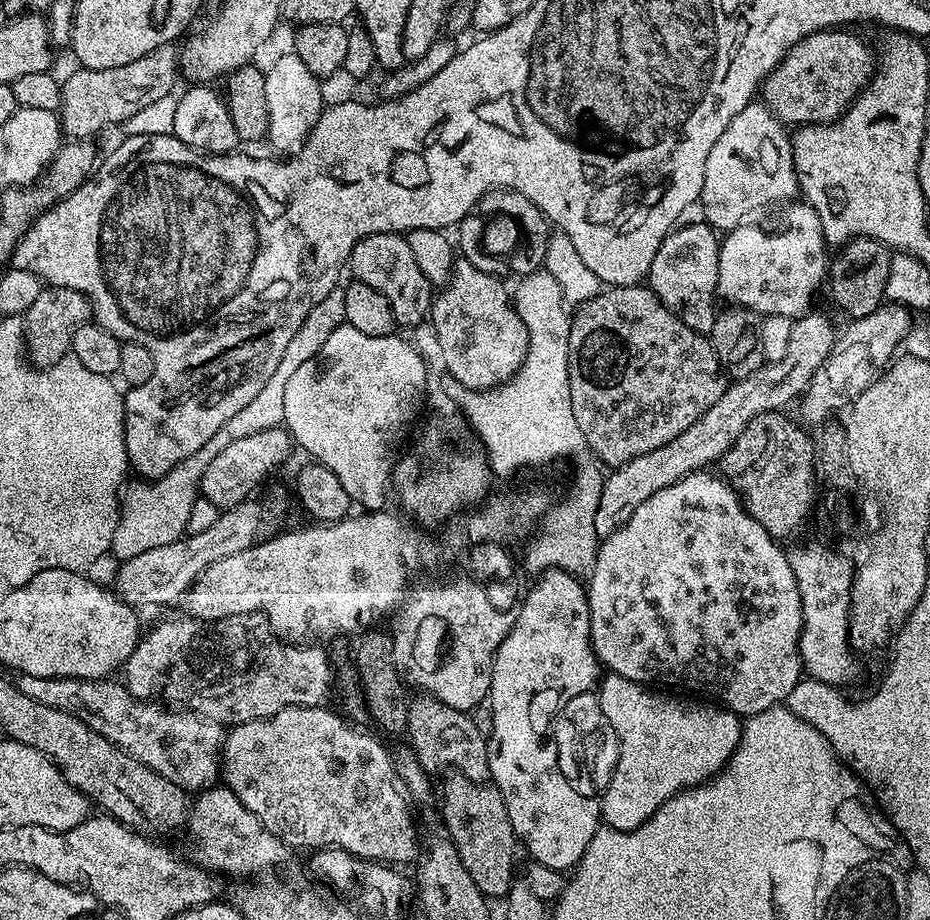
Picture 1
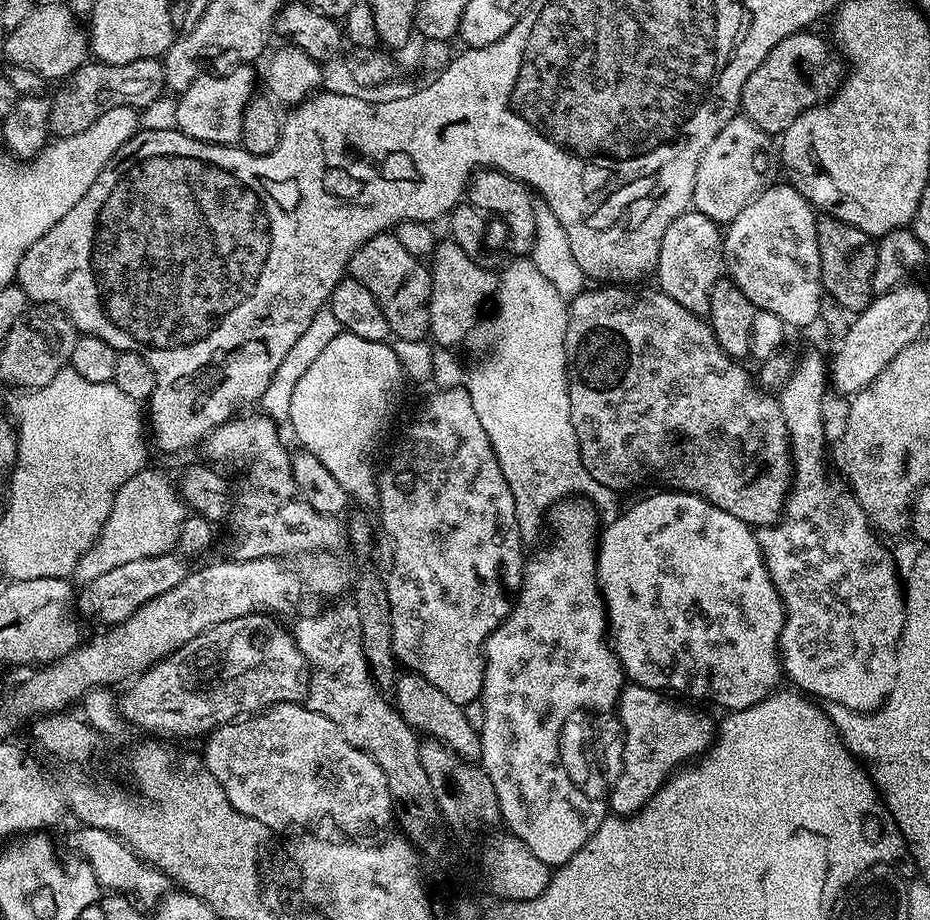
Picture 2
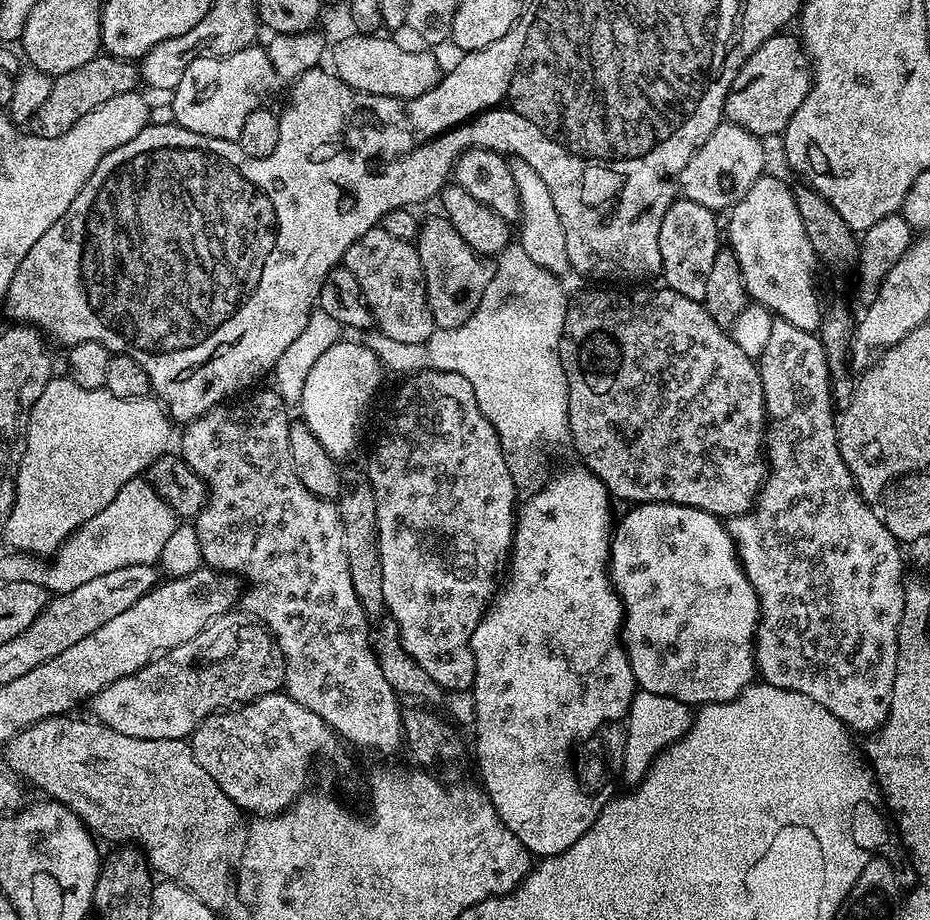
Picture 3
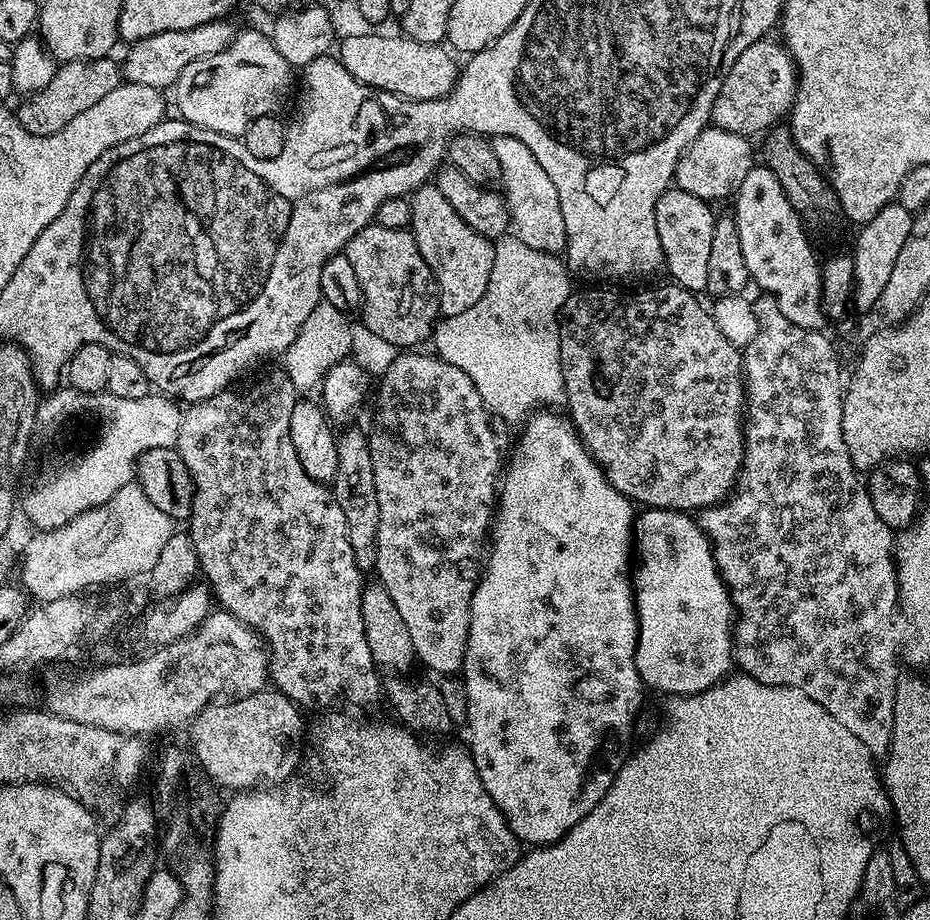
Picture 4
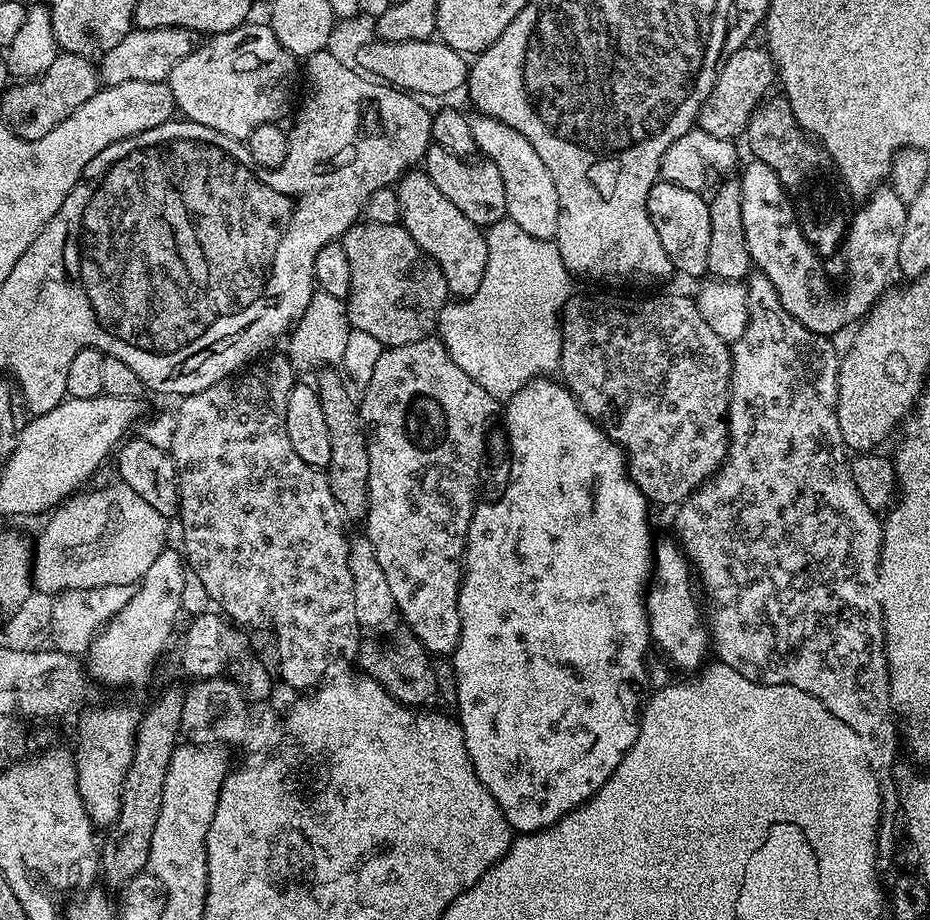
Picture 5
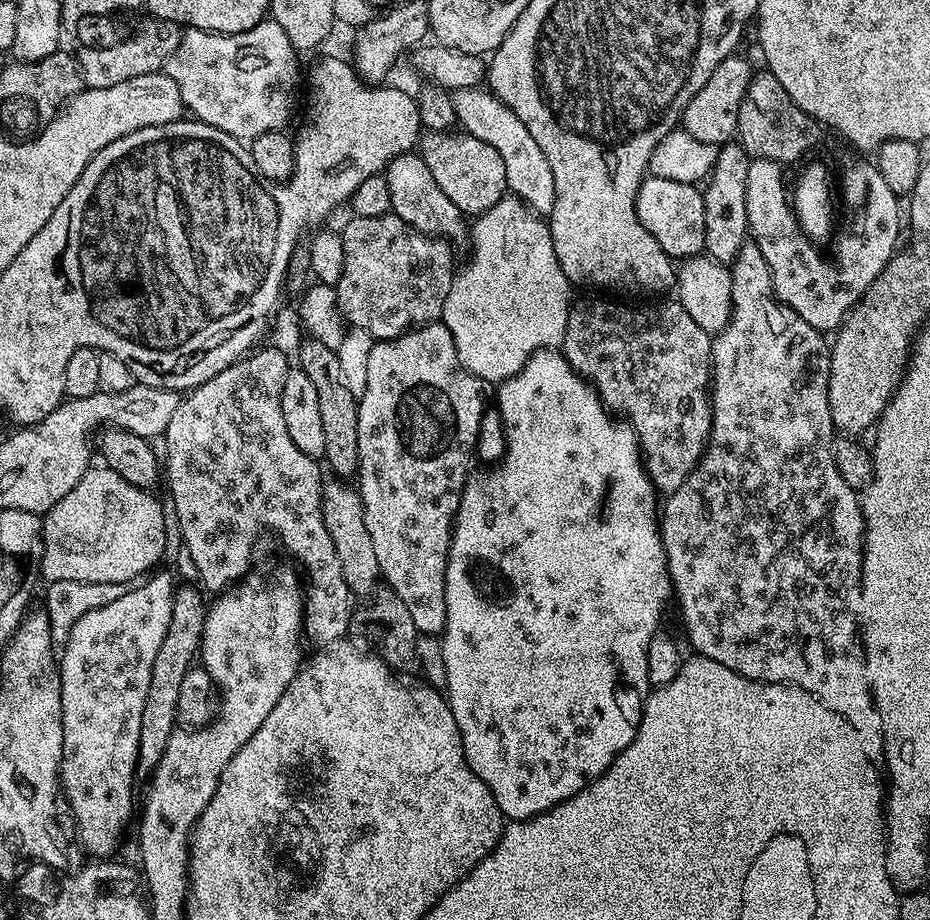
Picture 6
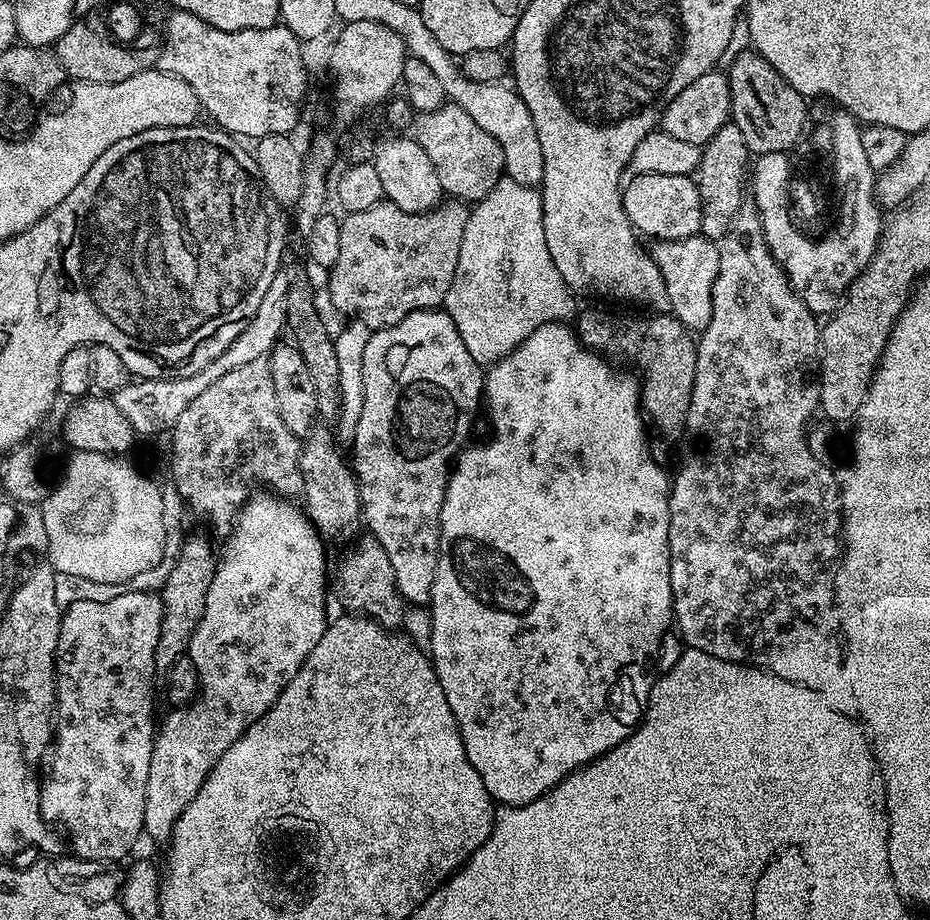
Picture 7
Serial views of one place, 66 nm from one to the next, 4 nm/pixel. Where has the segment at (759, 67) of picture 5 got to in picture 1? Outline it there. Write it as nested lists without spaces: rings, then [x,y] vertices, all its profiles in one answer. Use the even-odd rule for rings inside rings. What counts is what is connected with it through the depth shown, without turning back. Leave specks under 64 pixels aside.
[[[825,30],[802,38],[802,42],[794,45],[782,58],[780,65],[764,79],[762,103],[779,118],[781,124],[785,126],[832,124],[851,108],[857,96],[868,87],[877,71],[878,60],[874,52],[871,52],[852,32],[855,31]]]

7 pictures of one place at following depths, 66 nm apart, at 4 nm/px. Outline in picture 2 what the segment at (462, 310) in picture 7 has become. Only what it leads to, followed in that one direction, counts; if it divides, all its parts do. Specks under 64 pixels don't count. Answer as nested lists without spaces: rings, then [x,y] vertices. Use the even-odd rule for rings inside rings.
[[[516,258],[511,262],[513,264],[498,276],[494,293],[496,313],[484,328],[484,357],[464,376],[463,366],[452,357],[451,351],[433,351],[432,380],[444,388],[459,388],[462,384],[470,394],[470,402],[474,402],[474,411],[478,413],[478,422],[482,422],[482,430],[486,430],[486,438],[490,438],[498,466],[502,466],[502,474],[510,486],[510,494],[514,494],[521,541],[532,546],[540,536],[540,527],[545,527],[546,510],[553,504],[577,496],[587,498],[593,505],[603,509],[611,506],[614,492],[590,478],[578,450],[578,434],[574,434],[574,422],[570,422],[566,366],[569,301],[532,264],[531,259]]]

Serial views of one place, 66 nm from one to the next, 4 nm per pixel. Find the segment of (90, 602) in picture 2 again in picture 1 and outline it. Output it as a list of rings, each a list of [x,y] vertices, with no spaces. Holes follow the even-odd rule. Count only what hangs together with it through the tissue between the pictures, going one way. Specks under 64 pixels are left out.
[[[249,498],[236,508],[221,511],[218,522],[214,522],[210,530],[193,536],[185,534],[170,542],[170,546],[154,546],[154,550],[146,550],[146,554],[134,554],[134,558],[123,561],[116,572],[114,591],[121,600],[133,606],[172,604],[191,589],[195,580],[206,570],[206,566],[218,562],[218,558],[230,558],[230,554],[238,554],[254,547],[269,535],[267,532],[267,510],[256,498]]]

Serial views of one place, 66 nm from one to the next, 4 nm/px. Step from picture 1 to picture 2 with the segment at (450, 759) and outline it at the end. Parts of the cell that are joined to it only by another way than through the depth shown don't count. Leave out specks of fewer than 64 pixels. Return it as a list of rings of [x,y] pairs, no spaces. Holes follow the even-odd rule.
[[[401,671],[396,678],[394,703],[404,721],[410,727],[415,728],[417,733],[442,741],[450,751],[457,752],[465,760],[479,761],[480,734],[478,729],[470,726],[470,722],[466,722],[463,707],[450,702],[450,698],[446,698],[446,694],[438,690],[438,686],[426,682],[426,678],[422,678],[417,672]]]

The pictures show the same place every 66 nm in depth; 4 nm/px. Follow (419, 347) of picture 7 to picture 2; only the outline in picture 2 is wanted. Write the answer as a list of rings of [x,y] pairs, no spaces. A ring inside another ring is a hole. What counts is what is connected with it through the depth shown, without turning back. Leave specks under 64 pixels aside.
[[[463,386],[459,388],[444,388],[436,390],[432,397],[420,408],[420,413],[412,420],[412,425],[404,432],[404,441],[400,449],[392,456],[388,465],[381,467],[378,472],[378,513],[380,524],[386,535],[392,539],[392,569],[386,575],[388,601],[392,615],[392,637],[394,638],[394,654],[397,661],[407,671],[417,672],[426,682],[438,686],[450,702],[461,706],[480,699],[480,691],[484,685],[484,644],[488,635],[507,618],[510,611],[510,600],[504,597],[504,584],[515,589],[521,583],[526,563],[525,545],[520,538],[516,503],[514,494],[510,494],[510,486],[502,474],[502,466],[498,466],[498,458],[492,449],[490,438],[486,438],[486,430],[482,430],[482,422],[478,422],[478,413],[474,411],[474,402],[470,402],[470,394]]]

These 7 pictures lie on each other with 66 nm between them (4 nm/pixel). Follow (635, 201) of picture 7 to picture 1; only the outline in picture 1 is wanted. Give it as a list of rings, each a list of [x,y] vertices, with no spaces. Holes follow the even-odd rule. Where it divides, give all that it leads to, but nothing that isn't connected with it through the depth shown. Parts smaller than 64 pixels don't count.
[[[681,223],[664,237],[658,254],[654,254],[654,262],[650,262],[646,284],[670,311],[686,322],[686,326],[708,334],[712,331],[718,311],[716,283],[720,240],[711,224],[699,223]]]

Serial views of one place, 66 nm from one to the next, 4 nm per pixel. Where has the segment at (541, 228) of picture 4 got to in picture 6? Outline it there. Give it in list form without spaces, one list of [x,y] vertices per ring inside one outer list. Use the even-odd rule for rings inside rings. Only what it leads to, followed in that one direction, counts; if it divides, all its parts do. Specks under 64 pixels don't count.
[[[483,87],[457,88],[452,92],[452,101],[459,127],[474,138],[482,138],[482,142],[490,142],[490,146],[502,154],[508,192],[537,214],[551,213],[556,197],[554,174],[550,162],[546,162],[546,154],[542,154],[542,146],[534,142],[522,118],[518,118],[518,114],[514,114],[514,110],[510,110],[510,106],[506,106],[506,102],[499,100],[491,90]]]

